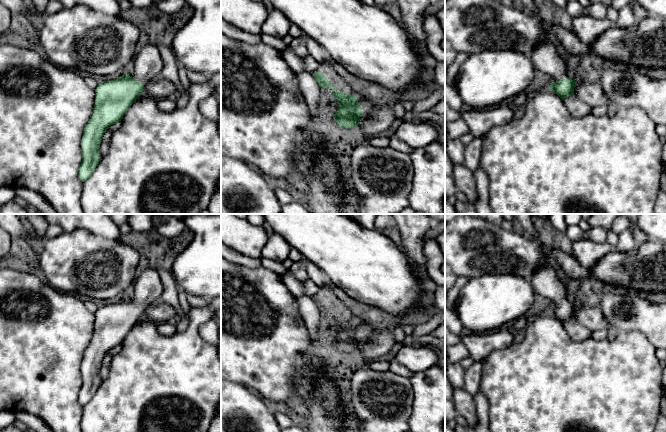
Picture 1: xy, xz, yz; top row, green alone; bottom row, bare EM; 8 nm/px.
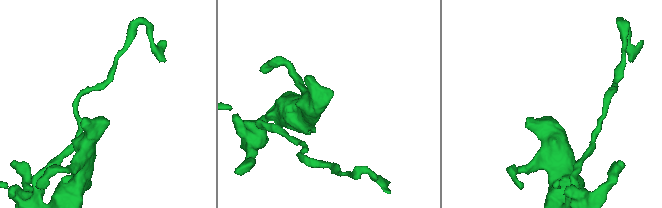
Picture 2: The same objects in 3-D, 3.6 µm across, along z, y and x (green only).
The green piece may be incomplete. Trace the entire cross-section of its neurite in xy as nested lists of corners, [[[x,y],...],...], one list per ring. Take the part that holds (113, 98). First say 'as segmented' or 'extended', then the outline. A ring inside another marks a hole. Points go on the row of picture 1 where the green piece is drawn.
extended | [[[153,44],[143,46],[137,50],[132,61],[133,68],[128,74],[117,79],[99,83],[95,89],[95,103],[92,116],[84,127],[81,139],[82,162],[78,170],[79,179],[84,182],[91,177],[99,164],[99,147],[106,129],[121,121],[129,107],[143,93],[144,85],[160,76],[163,69],[163,60],[159,49]]]

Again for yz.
extended | [[[551,38],[540,42],[532,51],[534,68],[546,73],[552,80],[550,90],[562,100],[574,93],[577,81],[568,77],[565,55]]]

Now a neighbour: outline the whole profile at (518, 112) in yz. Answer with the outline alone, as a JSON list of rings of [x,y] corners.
[[[513,103],[508,104],[509,108],[513,111],[513,119],[521,118],[525,113],[525,106],[515,106]]]

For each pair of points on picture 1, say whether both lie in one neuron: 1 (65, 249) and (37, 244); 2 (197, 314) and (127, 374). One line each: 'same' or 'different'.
1: different
2: same

